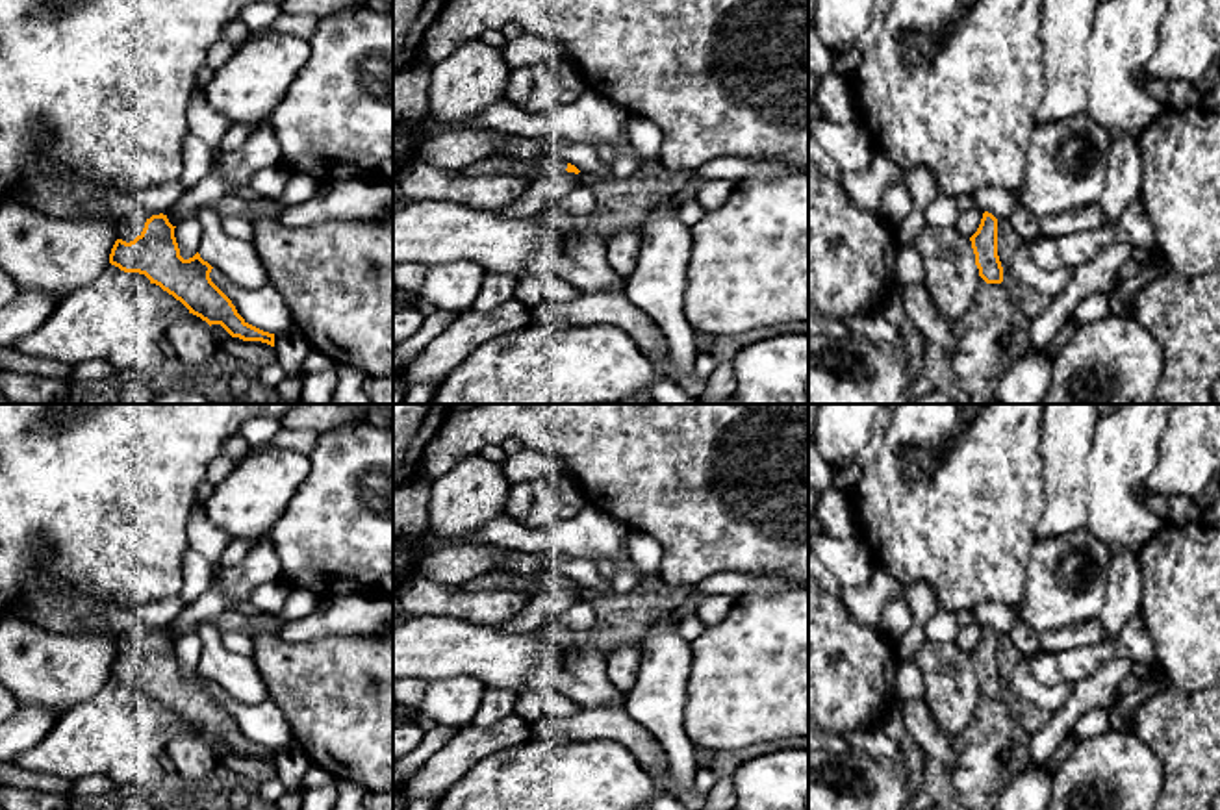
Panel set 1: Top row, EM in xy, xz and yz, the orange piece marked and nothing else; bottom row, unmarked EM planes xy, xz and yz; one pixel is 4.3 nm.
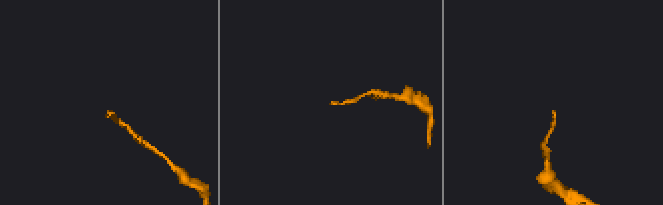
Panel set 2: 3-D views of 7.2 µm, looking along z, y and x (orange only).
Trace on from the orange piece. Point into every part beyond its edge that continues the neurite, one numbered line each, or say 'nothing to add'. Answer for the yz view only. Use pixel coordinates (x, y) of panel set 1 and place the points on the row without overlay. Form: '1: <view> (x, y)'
nothing to add

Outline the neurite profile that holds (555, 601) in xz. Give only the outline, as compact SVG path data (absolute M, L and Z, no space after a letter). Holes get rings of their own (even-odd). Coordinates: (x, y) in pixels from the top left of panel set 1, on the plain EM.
M553 586L551 589L530 597L527 606L512 619L497 625L506 632L534 632L545 626L545 623L564 614L575 602L578 602L580 588Z

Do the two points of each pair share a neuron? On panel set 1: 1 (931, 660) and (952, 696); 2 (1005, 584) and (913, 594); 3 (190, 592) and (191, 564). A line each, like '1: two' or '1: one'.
1: one
2: two
3: one

